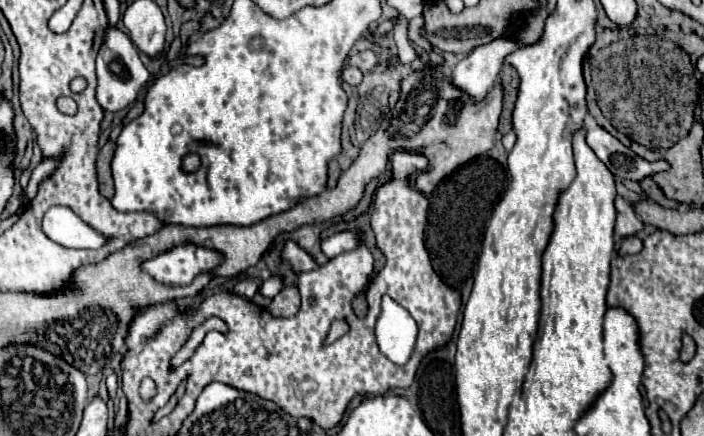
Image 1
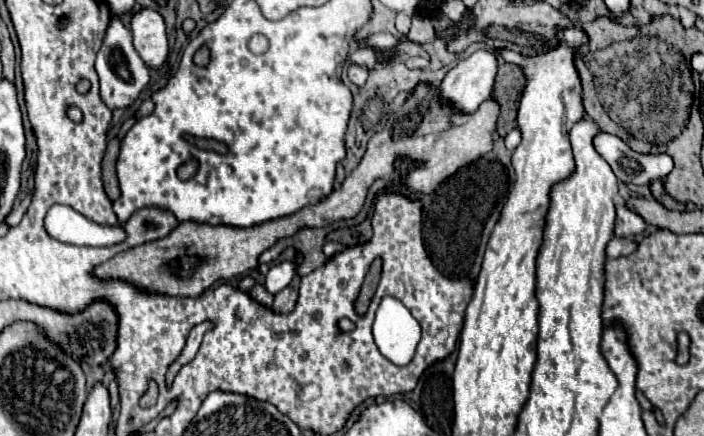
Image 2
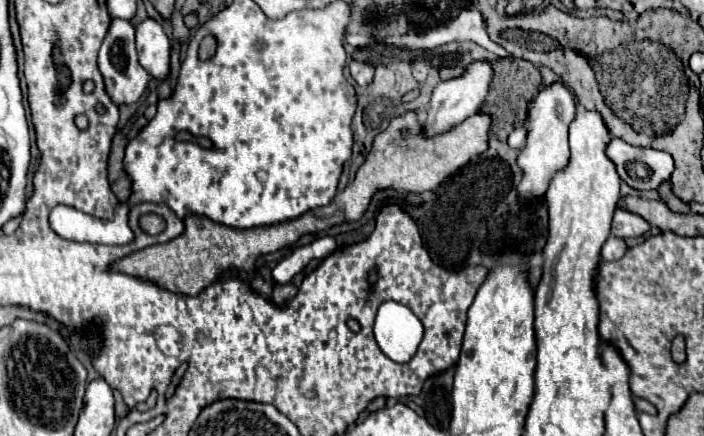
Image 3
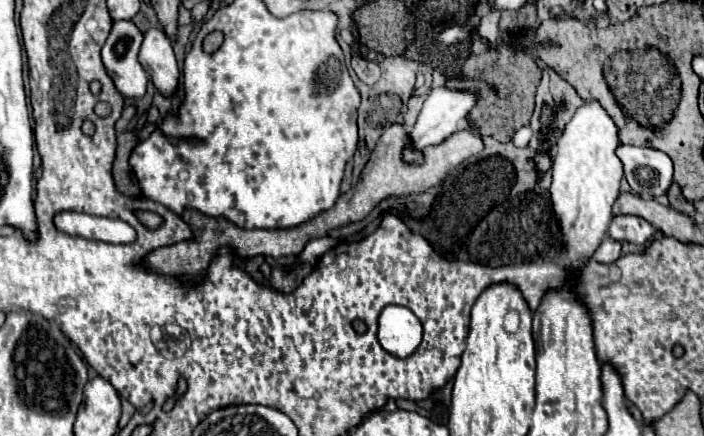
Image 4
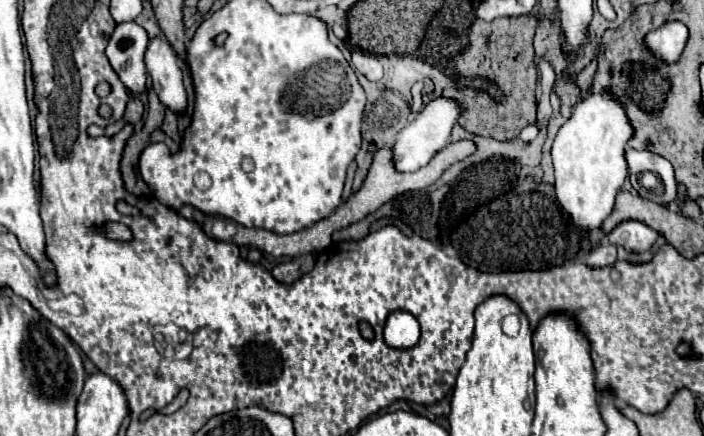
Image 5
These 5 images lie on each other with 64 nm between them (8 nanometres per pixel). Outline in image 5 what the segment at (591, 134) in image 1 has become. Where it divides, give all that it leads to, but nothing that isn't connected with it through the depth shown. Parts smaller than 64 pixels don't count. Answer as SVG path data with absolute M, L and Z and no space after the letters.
M626 150L628 176L632 188L646 200L666 204L676 200L676 180L672 164L650 150Z

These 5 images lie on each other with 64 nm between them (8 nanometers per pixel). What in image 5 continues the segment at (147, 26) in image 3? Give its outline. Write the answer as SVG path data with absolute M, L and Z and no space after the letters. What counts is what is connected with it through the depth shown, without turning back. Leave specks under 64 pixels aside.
M150 38L144 64L152 76L152 88L158 94L160 102L174 112L184 112L186 108L186 90L182 84L182 70L174 48L166 38Z

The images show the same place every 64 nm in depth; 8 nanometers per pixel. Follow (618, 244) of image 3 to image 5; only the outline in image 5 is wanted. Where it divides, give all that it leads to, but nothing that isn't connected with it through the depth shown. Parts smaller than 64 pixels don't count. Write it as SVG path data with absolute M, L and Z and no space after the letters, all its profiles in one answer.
M600 244L594 248L586 260L590 266L610 266L616 262L616 246L614 244Z

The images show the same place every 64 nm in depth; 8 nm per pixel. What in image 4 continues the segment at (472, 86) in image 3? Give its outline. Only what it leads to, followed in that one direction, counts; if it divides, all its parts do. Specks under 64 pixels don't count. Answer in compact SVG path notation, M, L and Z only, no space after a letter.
M446 86L432 88L426 102L424 102L424 108L422 108L422 112L418 116L418 122L410 130L412 146L406 148L406 152L404 152L406 162L418 162L420 164L422 162L422 156L420 156L422 148L430 146L430 144L440 144L446 136L450 136L456 130L464 128L466 118L468 118L470 110L474 108L476 102L478 102L478 94L470 92L470 90L454 90L454 88L446 88Z

